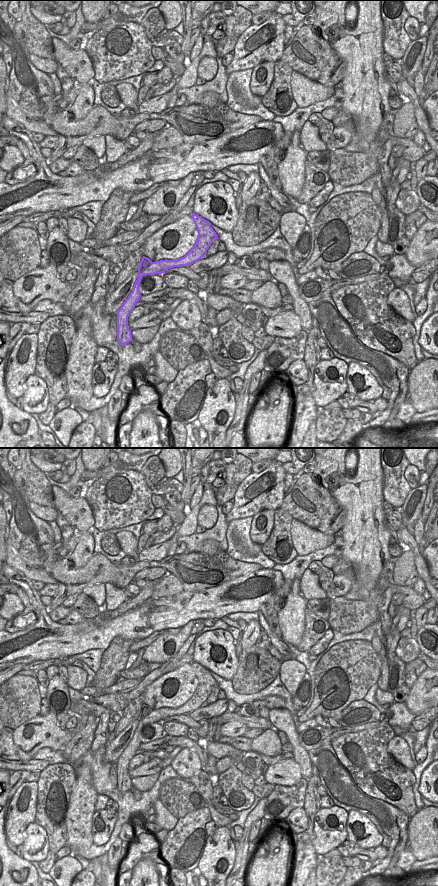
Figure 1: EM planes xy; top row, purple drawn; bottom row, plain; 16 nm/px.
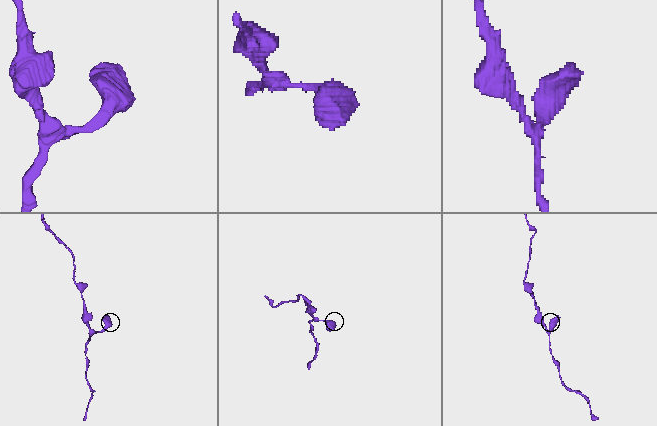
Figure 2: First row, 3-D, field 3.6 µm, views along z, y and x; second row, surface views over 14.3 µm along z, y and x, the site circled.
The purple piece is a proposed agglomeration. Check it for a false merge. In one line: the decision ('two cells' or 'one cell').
one cell

